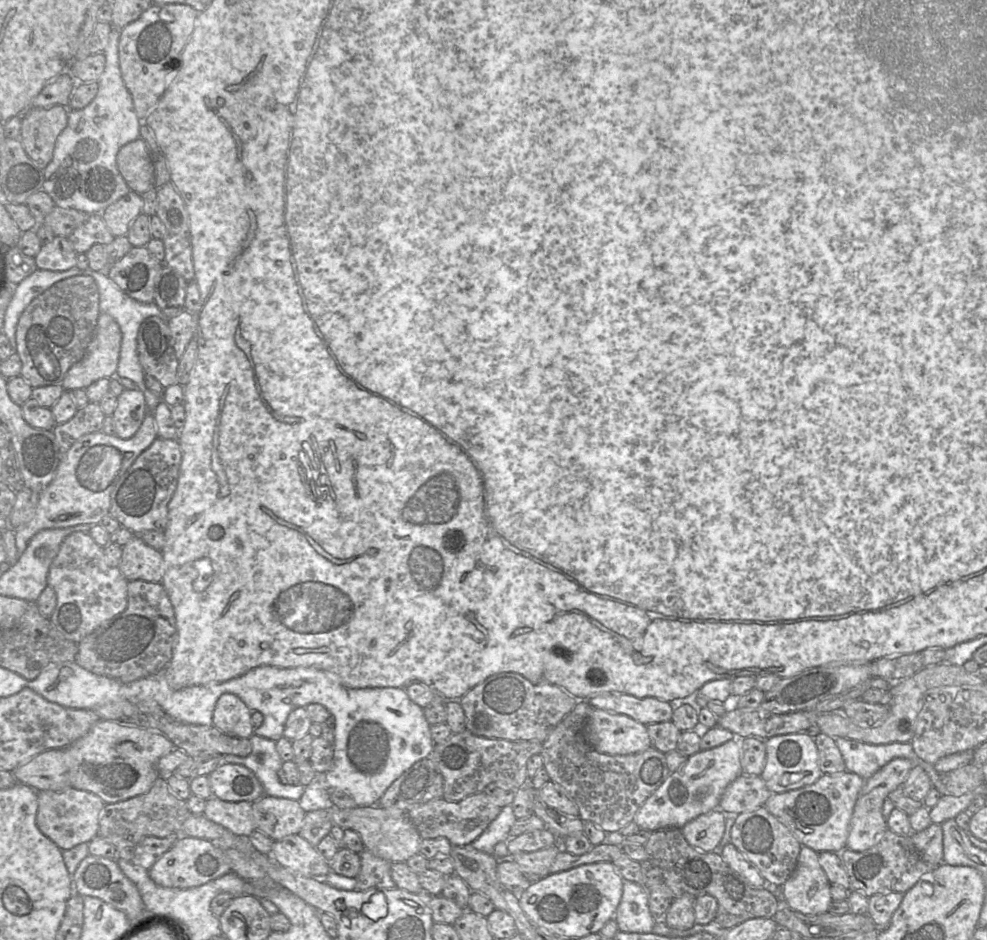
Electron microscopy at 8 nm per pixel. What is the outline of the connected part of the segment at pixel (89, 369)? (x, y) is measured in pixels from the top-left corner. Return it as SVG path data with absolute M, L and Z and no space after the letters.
M100 313L85 355L66 373L61 384L63 389L85 389L99 379L115 376L121 340L122 334L117 322L110 315Z

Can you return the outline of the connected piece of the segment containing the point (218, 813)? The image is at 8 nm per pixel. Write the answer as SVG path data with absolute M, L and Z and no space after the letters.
M211 796L206 800L204 816L238 836L249 837L256 830L253 802L227 802Z

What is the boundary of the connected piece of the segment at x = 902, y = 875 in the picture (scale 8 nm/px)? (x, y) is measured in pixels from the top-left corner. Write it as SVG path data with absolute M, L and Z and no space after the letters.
M887 829L873 847L863 852L848 848L839 853L850 879L850 889L871 897L879 893L906 893L934 866L926 863L917 851L911 835L898 835Z

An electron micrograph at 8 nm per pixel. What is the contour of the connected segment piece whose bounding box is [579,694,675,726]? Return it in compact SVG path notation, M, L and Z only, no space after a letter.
M598 694L579 701L588 701L596 709L627 715L646 726L671 721L675 706L656 697L636 697L631 694Z

